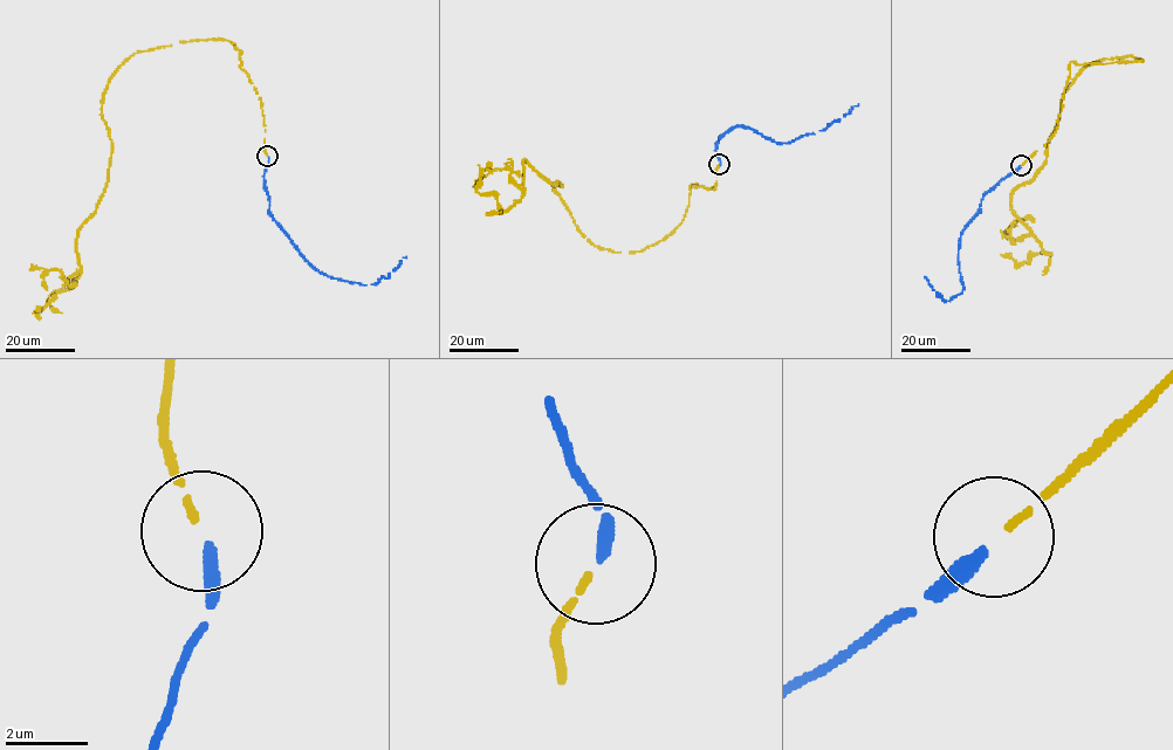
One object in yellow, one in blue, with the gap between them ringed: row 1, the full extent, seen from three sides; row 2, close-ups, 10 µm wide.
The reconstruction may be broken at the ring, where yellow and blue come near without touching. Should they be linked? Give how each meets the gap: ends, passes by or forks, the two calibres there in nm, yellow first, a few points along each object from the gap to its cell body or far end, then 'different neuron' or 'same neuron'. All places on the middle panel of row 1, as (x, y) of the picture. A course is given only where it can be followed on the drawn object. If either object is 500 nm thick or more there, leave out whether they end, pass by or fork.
yellow ends | blue ends | 170/320 nm | yellow via (719, 165), (684, 220), (630, 253), (594, 246), (525, 160), (506, 211), (477, 191), (478, 165) | blue via (720, 164), (715, 143), (733, 128), (740, 125), (776, 142), (793, 142), (823, 130), (858, 104) | same neuron

